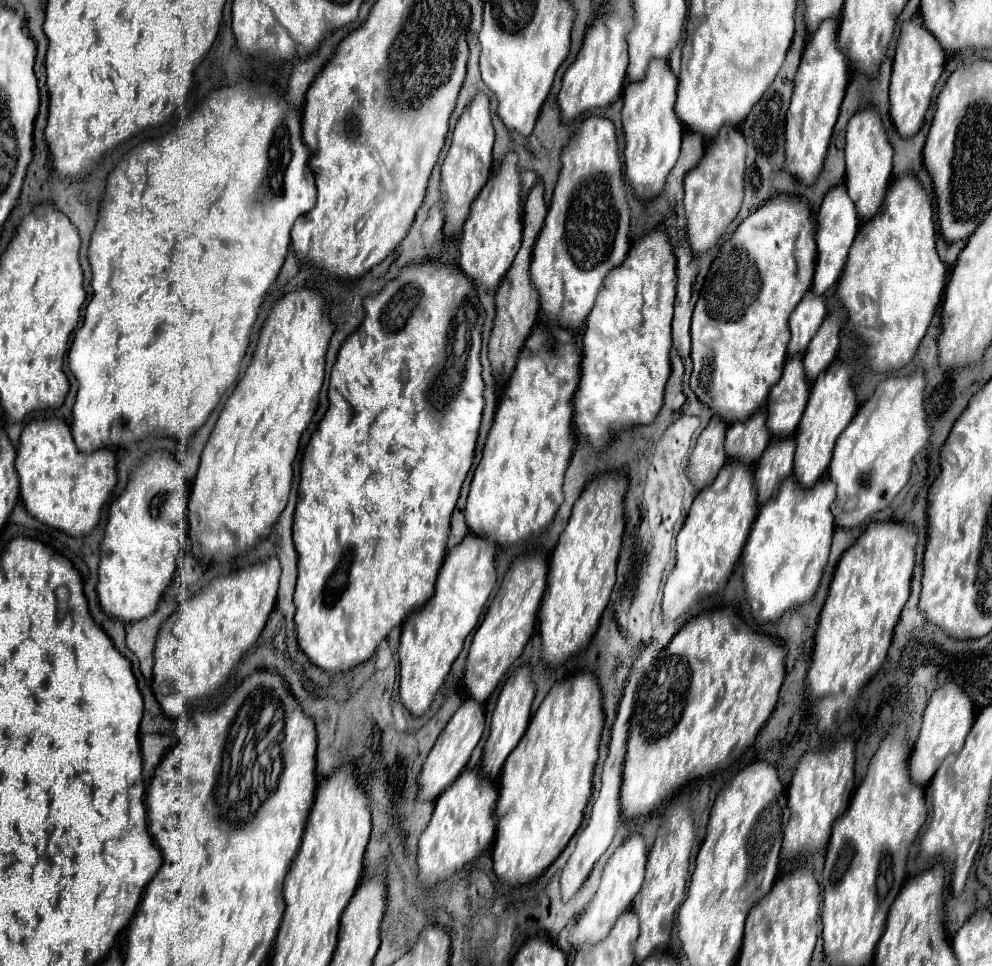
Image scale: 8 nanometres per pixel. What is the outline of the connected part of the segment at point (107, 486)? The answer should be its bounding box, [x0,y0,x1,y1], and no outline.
[15,418,117,536]

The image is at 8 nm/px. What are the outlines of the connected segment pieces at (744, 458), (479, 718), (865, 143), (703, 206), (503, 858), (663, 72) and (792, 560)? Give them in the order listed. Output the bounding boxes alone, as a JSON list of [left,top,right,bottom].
[[725,410,771,464],[419,698,485,800],[845,106,893,220],[685,124,745,254],[492,672,605,884],[623,60,683,198],[741,476,835,622]]

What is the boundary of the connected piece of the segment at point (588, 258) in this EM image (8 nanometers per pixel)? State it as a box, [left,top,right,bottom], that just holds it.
[531,116,629,328]

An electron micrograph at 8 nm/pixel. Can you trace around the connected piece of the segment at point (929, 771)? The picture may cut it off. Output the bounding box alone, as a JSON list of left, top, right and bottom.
[911,682,975,786]

